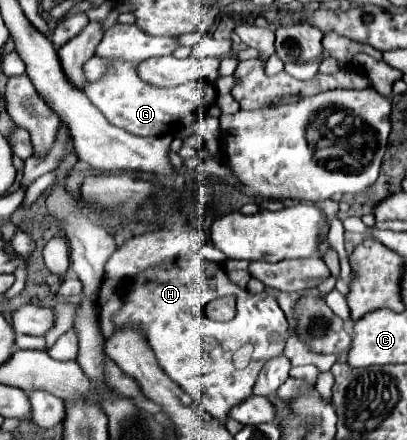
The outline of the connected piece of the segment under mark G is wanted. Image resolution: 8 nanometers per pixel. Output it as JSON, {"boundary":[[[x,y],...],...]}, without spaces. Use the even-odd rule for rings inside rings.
{"boundary":[[[114,25],[104,33],[104,39],[100,41],[96,55],[114,59],[114,65],[110,65],[108,73],[94,83],[86,85],[86,97],[102,111],[102,115],[120,129],[126,129],[132,135],[150,137],[150,135],[166,135],[174,131],[180,131],[184,127],[194,125],[200,107],[206,111],[208,105],[216,99],[214,85],[200,85],[200,83],[184,83],[180,87],[154,87],[138,79],[136,67],[142,59],[148,57],[160,57],[160,55],[172,55],[172,51],[178,47],[178,41],[174,37],[152,37],[144,35],[142,29],[136,25]]]}

